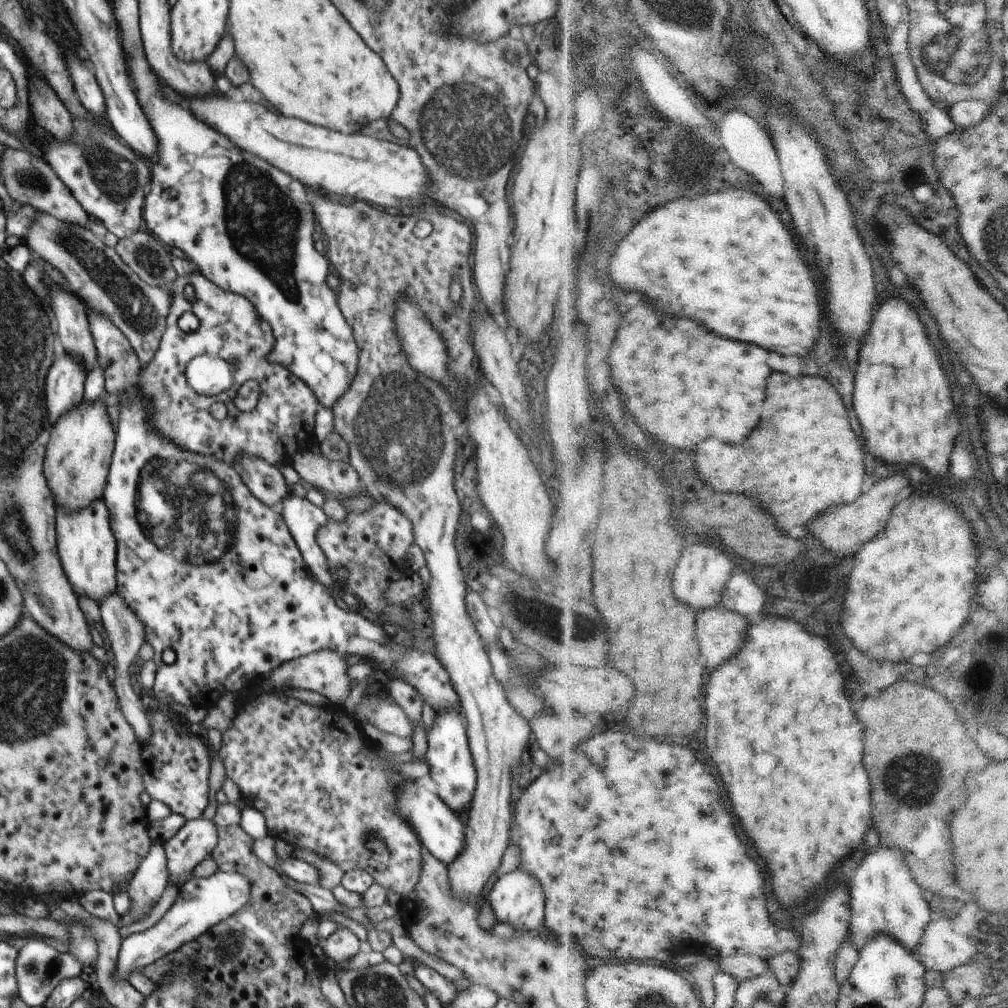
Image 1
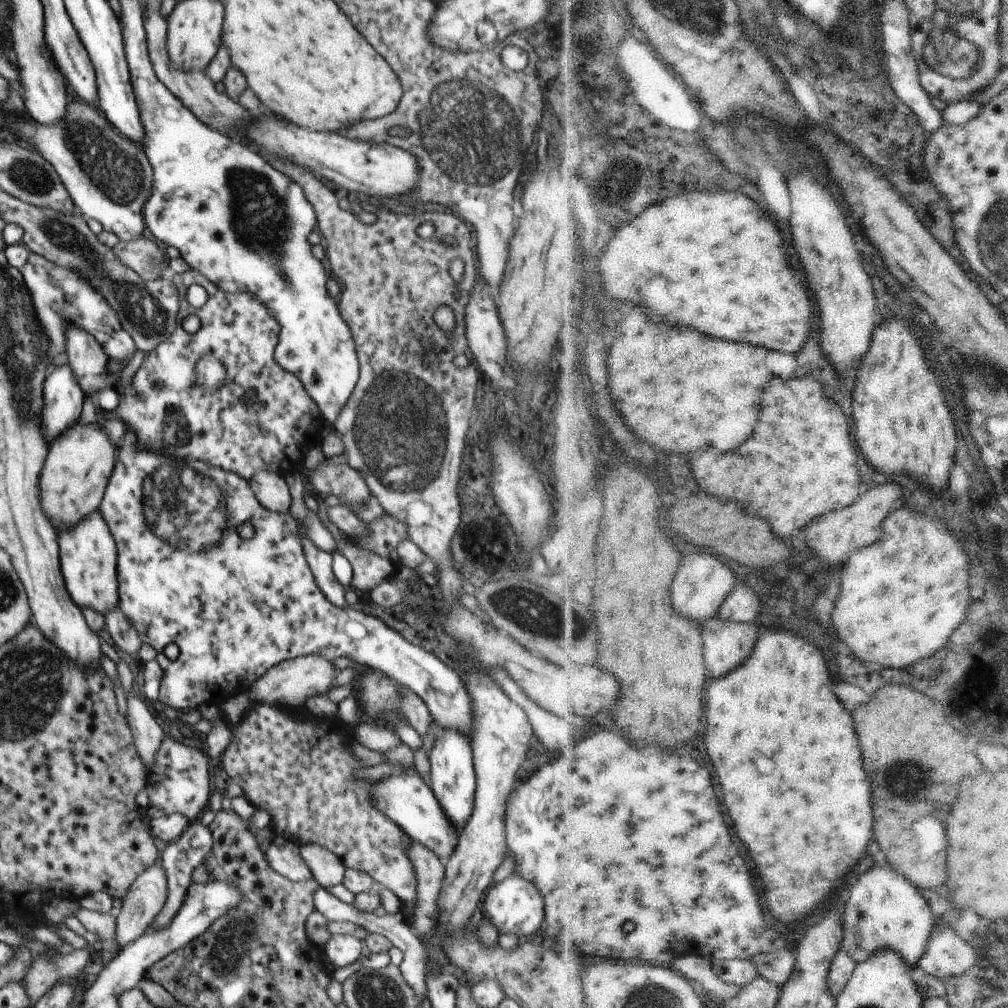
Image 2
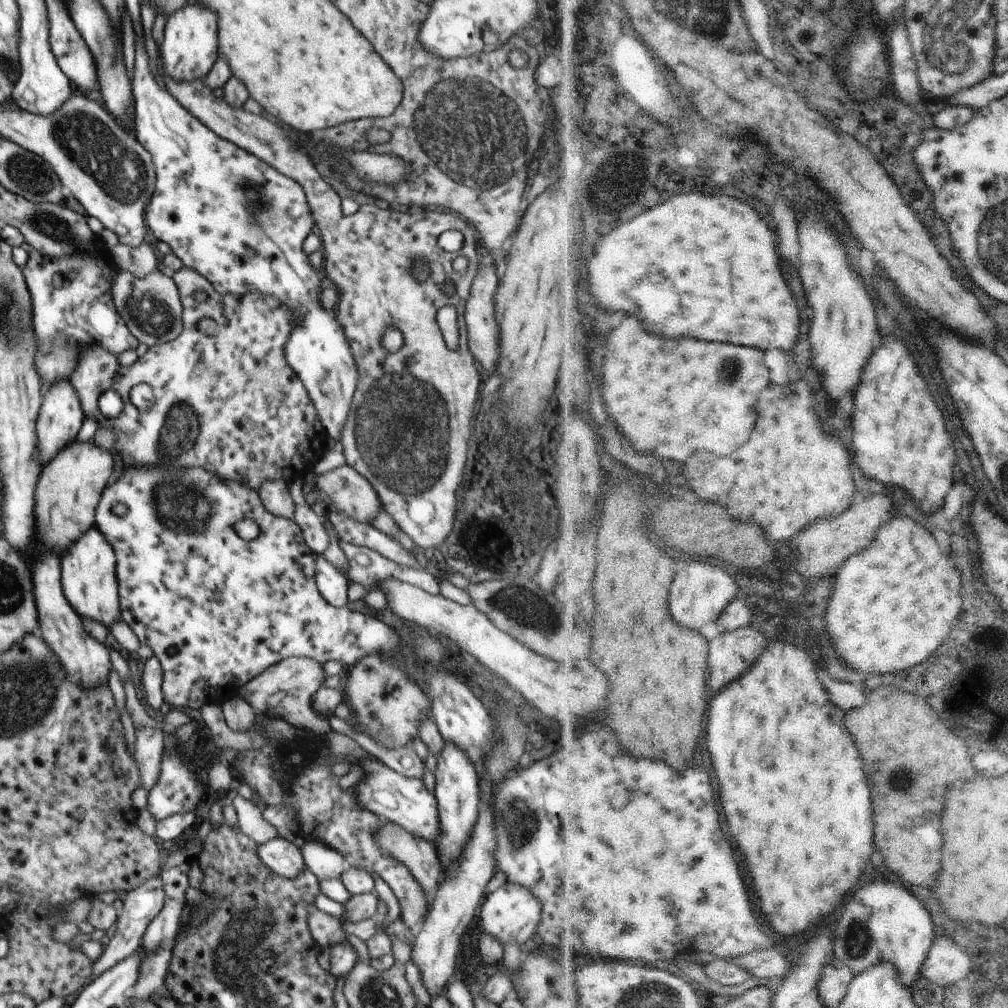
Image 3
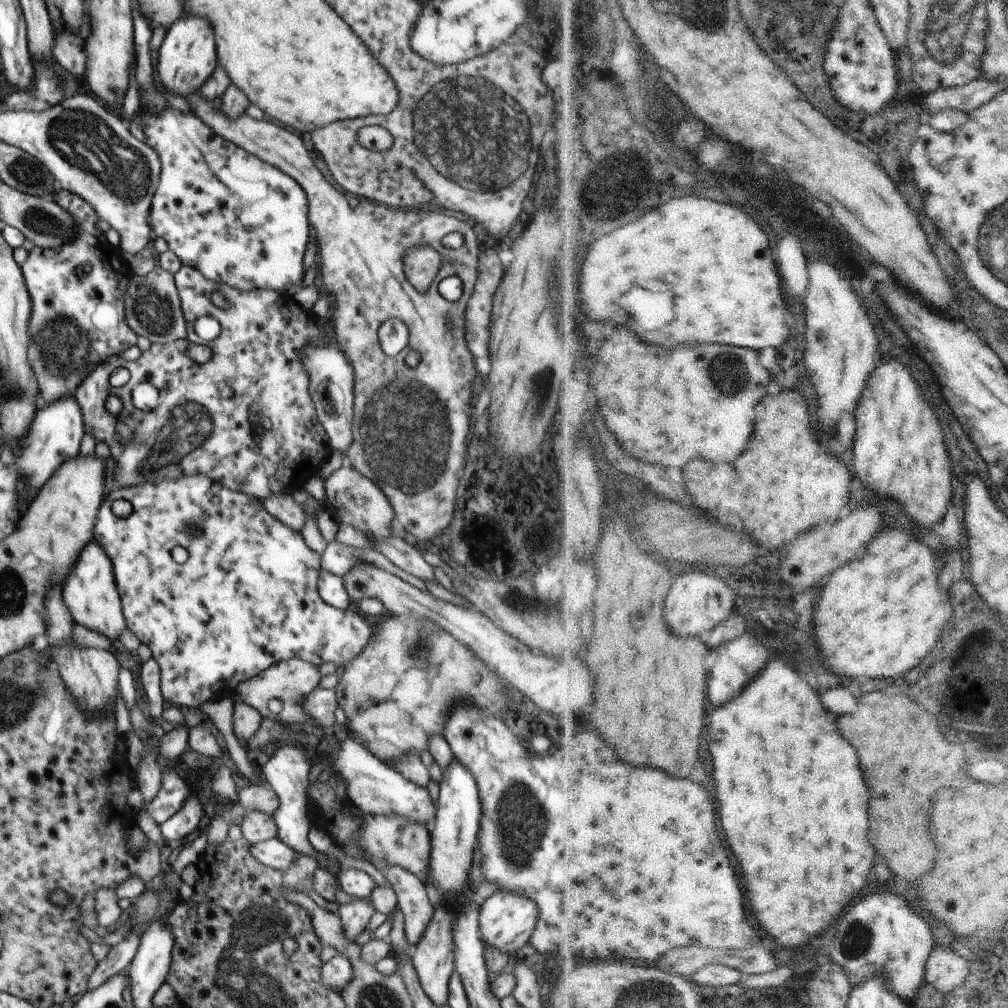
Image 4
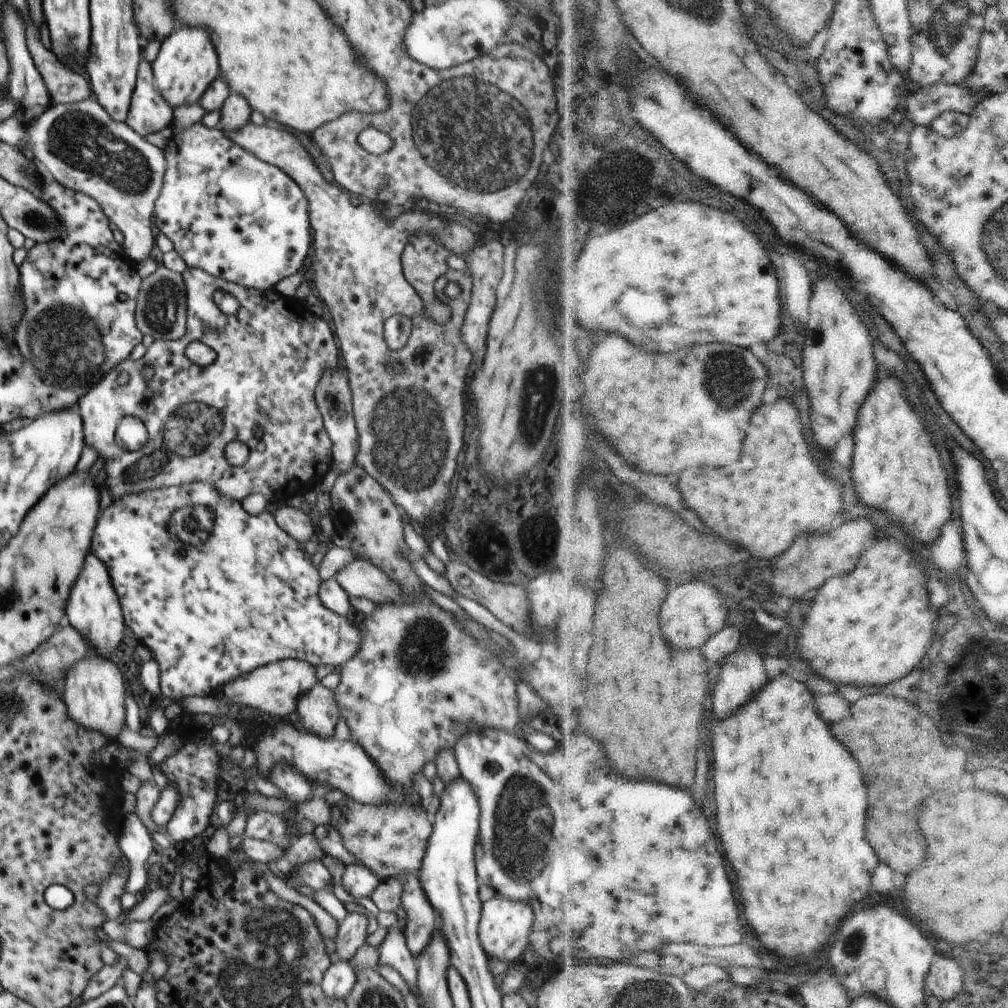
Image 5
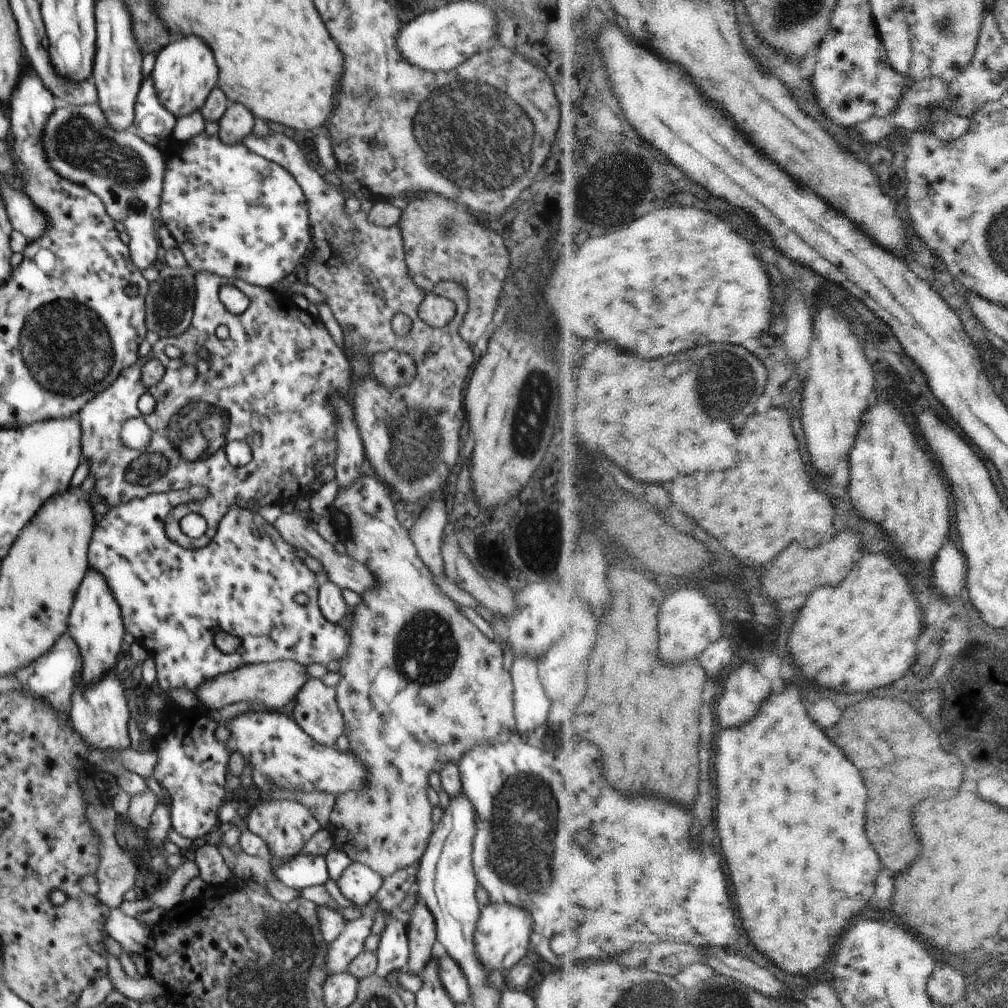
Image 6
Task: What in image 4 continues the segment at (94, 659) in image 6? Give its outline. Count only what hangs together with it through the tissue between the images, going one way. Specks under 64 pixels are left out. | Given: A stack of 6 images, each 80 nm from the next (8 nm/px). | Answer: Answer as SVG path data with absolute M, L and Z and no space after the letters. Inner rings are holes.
M94 540L90 541L82 550L75 567L62 585L62 596L75 624L96 631L110 639L111 642L115 638L118 639L121 632L127 628L111 560L109 556L106 556L101 545Z

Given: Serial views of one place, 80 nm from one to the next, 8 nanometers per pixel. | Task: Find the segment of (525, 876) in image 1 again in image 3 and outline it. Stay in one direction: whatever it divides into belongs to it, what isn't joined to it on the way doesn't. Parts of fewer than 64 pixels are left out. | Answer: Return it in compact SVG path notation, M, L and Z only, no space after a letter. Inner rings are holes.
M506 881L500 888L484 896L477 914L477 928L494 937L502 946L518 943L528 948L533 944L533 936L541 919L541 902L526 888Z

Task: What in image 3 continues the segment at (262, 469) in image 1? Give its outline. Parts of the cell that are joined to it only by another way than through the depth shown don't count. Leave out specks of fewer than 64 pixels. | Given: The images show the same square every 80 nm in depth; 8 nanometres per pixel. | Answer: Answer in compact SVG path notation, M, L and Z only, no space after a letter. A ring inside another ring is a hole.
M266 481L261 484L258 494L262 504L274 516L293 520L295 502L293 501L288 482Z

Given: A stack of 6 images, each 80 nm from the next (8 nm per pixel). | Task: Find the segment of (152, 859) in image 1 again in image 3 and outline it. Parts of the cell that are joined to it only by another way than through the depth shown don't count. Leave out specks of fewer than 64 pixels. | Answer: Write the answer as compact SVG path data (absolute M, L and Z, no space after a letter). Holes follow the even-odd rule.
M159 876L142 881L142 884L139 884L136 888L126 892L126 896L123 896L122 899L124 908L118 912L116 933L114 934L114 937L109 940L107 948L103 950L101 957L93 963L90 982L139 950L142 937L145 935L148 925L162 910L165 901L163 882Z

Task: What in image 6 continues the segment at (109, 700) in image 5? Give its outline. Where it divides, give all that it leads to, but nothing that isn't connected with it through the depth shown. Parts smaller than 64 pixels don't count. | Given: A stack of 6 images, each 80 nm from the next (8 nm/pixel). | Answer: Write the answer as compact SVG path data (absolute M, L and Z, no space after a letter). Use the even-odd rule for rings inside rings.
M114 672L106 674L100 681L86 687L78 677L78 686L71 696L69 720L72 728L83 738L90 750L123 751L132 747L130 710L124 689Z

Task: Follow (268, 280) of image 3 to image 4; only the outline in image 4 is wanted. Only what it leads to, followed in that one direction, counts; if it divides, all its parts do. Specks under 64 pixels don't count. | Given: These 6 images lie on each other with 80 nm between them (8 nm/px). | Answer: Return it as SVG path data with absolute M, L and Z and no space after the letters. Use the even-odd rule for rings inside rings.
M167 104L166 110L152 115L149 124L146 127L142 127L142 130L147 137L146 143L158 153L161 160L160 182L152 199L149 225L151 229L156 232L158 238L166 240L169 244L169 250L178 256L183 265L197 268L207 279L210 279L214 283L230 285L241 291L272 289L287 295L286 288L297 286L299 289L302 286L306 273L304 272L303 263L304 252L306 252L306 246L308 246L308 242L310 242L311 224L309 221L309 206L306 193L293 178L290 178L290 176L278 170L278 167L260 160L257 156L246 152L237 144L222 138L196 115L178 112L172 109L169 104ZM327 337L326 345L307 345L301 353L301 363L309 372L309 395L313 400L318 418L328 435L328 444L332 451L344 456L353 443L353 368L338 344Z

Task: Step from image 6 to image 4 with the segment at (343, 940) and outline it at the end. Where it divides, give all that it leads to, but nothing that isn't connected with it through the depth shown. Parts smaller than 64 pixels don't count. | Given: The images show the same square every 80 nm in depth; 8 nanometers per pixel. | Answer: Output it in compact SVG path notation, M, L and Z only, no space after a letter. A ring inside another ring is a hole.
M352 899L353 901L350 904L340 905L340 910L337 914L342 923L344 936L350 942L356 943L356 936L360 936L364 932L375 910L367 899Z

